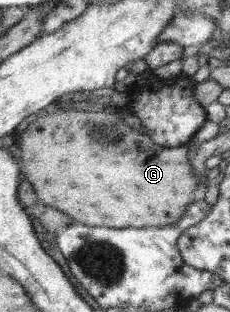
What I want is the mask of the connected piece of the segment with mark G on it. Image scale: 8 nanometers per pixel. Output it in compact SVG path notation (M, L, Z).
M96 103L76 106L78 108L66 108L40 116L22 134L19 146L21 170L35 188L39 200L68 213L74 220L92 226L142 228L178 223L196 201L194 192L204 181L204 178L193 175L193 166L189 163L190 145L161 147L148 134L139 134L124 119L104 111Z

